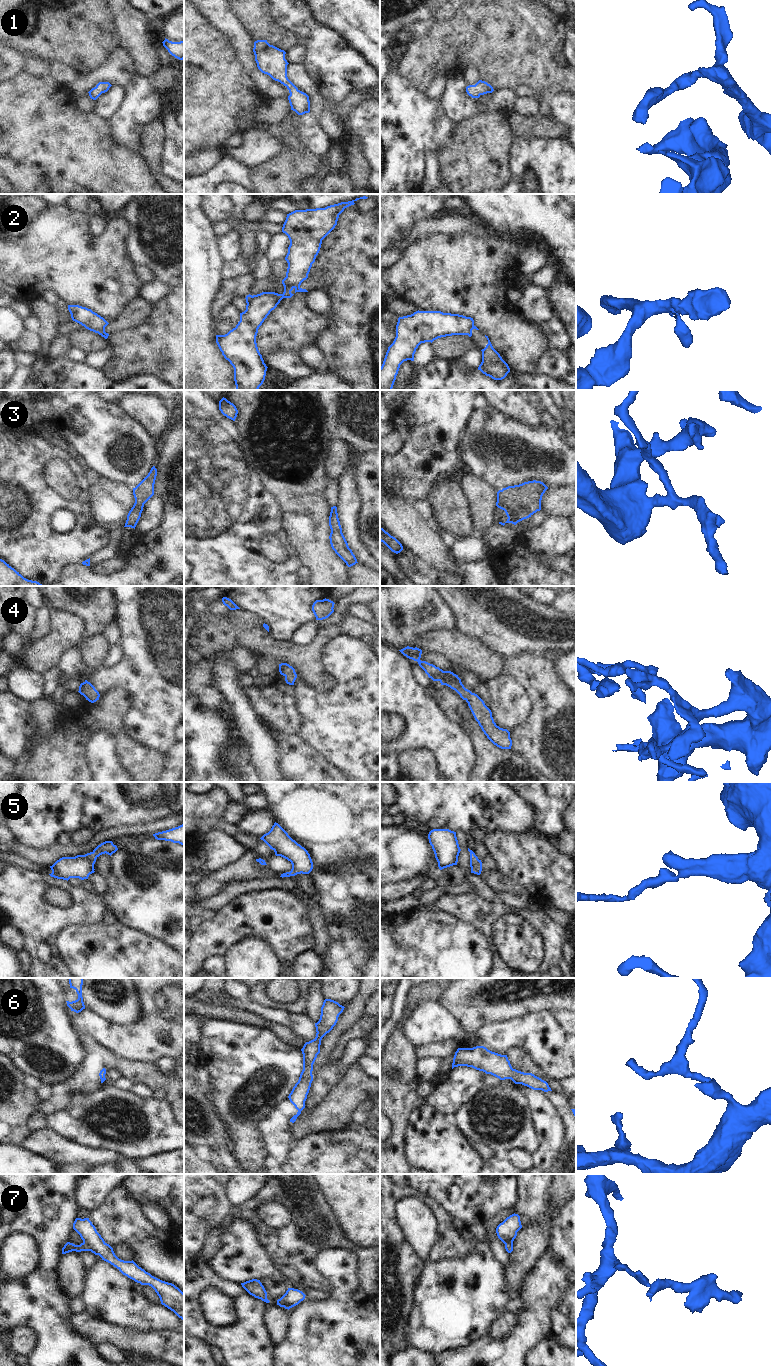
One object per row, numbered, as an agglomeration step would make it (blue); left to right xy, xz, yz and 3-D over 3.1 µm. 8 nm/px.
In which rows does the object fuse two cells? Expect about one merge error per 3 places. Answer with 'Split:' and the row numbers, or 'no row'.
Split: 2, 7

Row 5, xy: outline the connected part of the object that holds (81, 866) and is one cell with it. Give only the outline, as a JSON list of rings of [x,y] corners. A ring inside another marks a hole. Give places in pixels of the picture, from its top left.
[[[105,841],[98,845],[92,852],[75,857],[62,857],[50,866],[51,877],[63,880],[70,878],[88,879],[89,875],[94,873],[94,864],[96,859],[102,854],[112,855],[118,850],[112,841]]]

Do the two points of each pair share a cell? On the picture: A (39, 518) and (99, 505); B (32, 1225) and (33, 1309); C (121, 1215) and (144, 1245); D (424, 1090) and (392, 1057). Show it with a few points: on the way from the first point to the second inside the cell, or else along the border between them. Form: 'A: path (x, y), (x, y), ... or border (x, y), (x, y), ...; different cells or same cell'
A: border (89, 484), (90, 514), (102, 528); different cells
B: path (46, 1246), (46, 1271), (40, 1288); same cell
C: path (126, 1222), (142, 1238); same cell
D: border (417, 1082), (416, 1094), (423, 1102); different cells

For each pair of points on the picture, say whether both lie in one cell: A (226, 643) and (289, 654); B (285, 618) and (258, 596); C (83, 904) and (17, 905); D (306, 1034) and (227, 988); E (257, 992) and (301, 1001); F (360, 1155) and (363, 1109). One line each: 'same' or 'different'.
A: same
B: same
C: same
D: different
E: same
F: different

